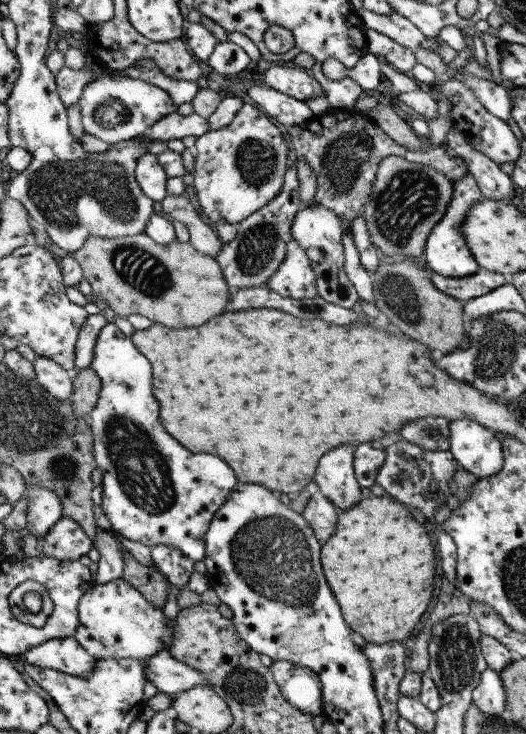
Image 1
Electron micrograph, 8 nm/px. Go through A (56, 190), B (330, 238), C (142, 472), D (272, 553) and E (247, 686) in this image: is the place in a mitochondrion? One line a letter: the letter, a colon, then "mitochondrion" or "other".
A: mitochondrion
B: other
C: mitochondrion
D: mitochondrion
E: mitochondrion

